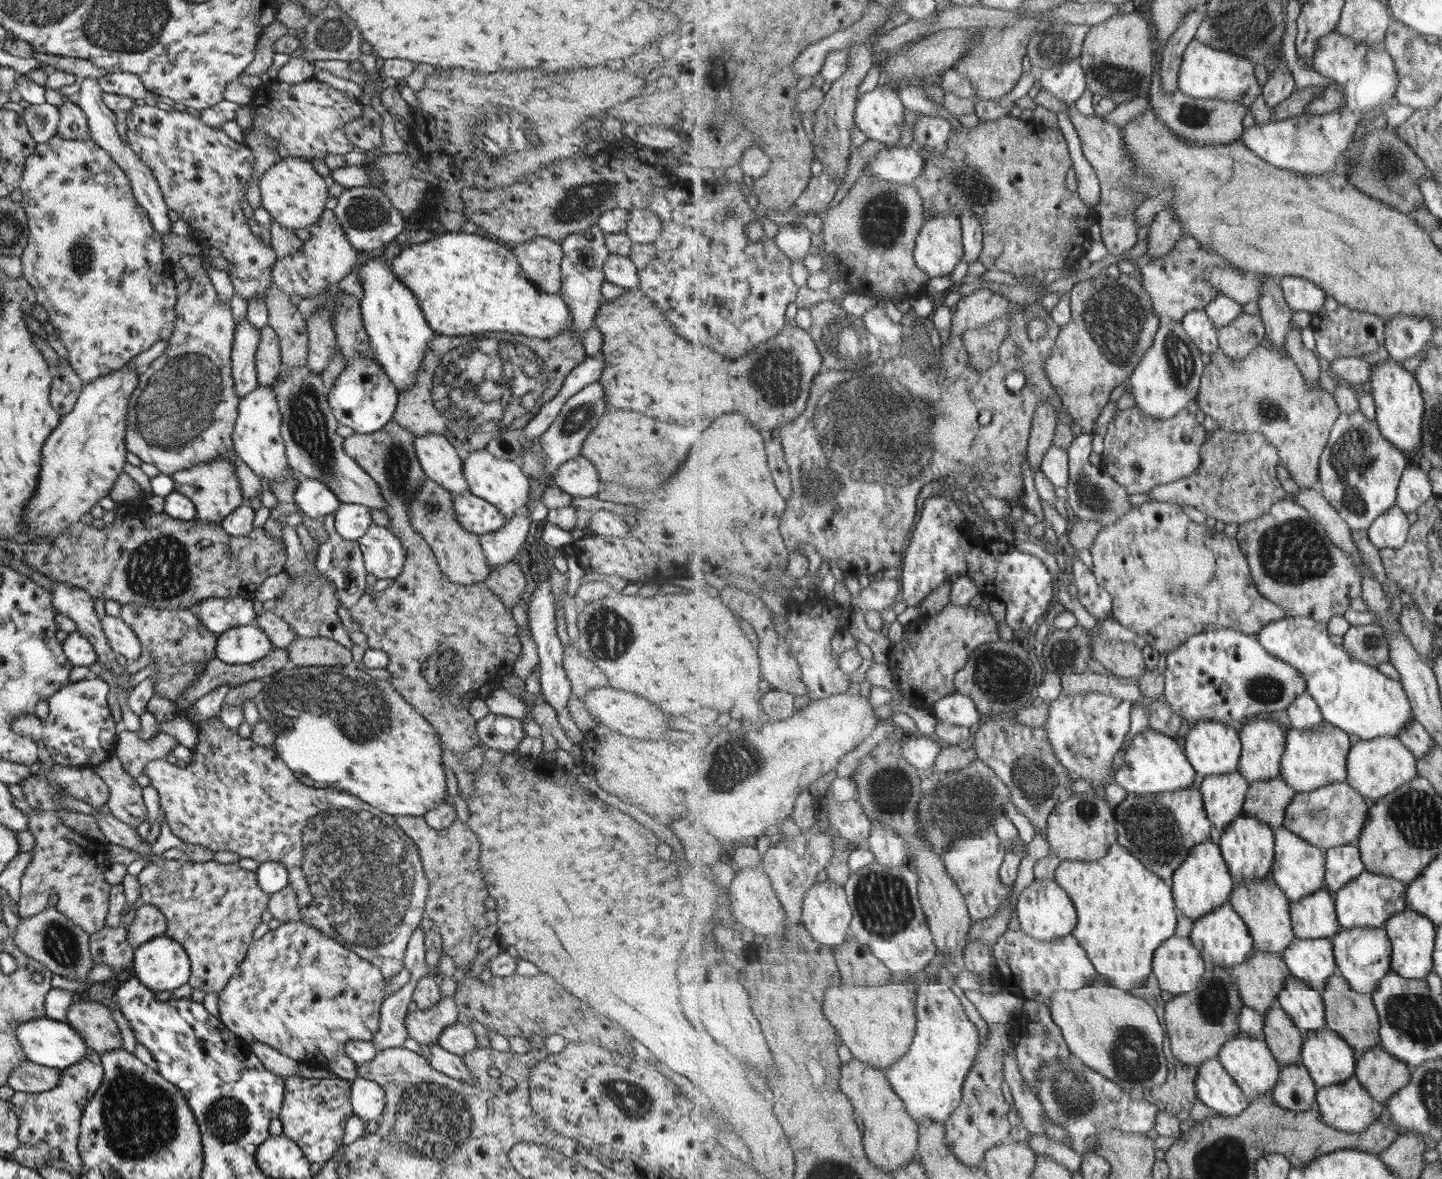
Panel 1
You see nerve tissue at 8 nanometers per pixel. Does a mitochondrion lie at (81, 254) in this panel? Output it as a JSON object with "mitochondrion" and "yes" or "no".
{"mitochondrion":"yes"}

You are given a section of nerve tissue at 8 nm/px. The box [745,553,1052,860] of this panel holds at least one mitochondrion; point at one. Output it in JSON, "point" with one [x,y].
{"point":[966,799]}

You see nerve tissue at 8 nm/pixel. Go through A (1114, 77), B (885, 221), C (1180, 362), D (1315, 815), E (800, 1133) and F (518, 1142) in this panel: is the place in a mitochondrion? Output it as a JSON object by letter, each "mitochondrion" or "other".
{"A":"mitochondrion","B":"mitochondrion","C":"mitochondrion","D":"mitochondrion","E":"other","F":"other"}

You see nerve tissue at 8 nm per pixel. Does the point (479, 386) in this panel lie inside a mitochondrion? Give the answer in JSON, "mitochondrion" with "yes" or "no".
{"mitochondrion":"yes"}

